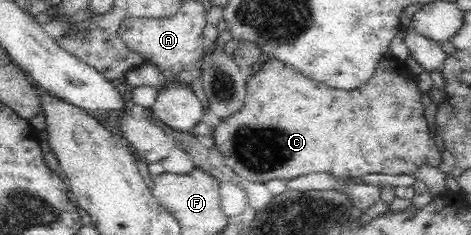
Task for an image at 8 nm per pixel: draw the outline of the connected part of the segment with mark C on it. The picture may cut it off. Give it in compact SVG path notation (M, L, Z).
M392 56L377 65L367 84L350 91L321 86L321 83L305 78L302 72L277 59L262 60L251 78L247 79L243 108L223 119L214 128L212 138L216 150L224 157L227 166L235 171L238 181L291 180L321 172L341 180L365 174L413 176L422 166L438 167L441 164L441 150L433 141L433 133L425 119L422 97L415 73L407 72L405 62L403 64Z

